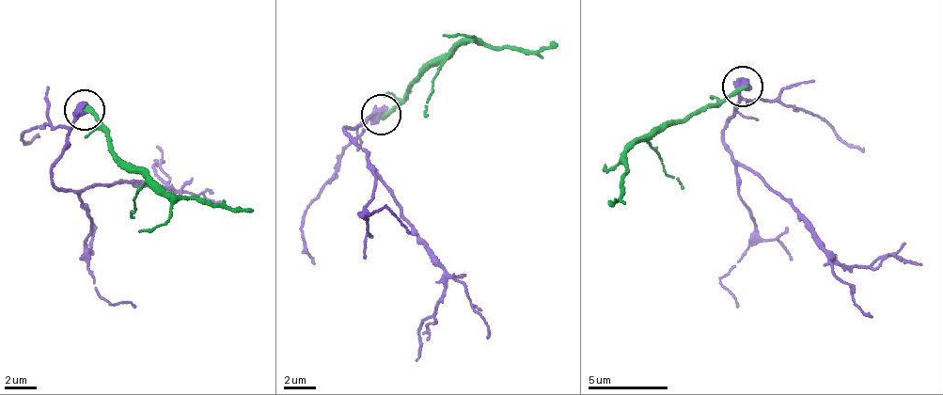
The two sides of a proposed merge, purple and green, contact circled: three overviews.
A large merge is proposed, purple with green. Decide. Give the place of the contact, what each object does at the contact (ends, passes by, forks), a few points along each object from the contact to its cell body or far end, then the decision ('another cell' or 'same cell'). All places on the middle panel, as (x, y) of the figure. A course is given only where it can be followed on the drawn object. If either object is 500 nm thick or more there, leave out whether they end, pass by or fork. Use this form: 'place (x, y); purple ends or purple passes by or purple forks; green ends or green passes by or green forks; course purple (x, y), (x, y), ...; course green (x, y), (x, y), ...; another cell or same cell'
place (381, 115); course purple (382, 115), (344, 129), (365, 154), (376, 178), (415, 228), (443, 273), (437, 309), (417, 333), (417, 360); course green (382, 115), (405, 98), (408, 84), (460, 47), (470, 43), (537, 50), (557, 43); another cell

